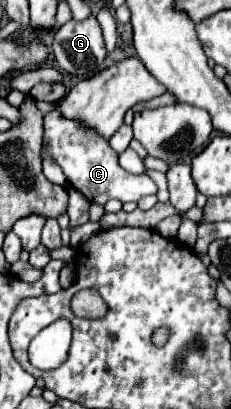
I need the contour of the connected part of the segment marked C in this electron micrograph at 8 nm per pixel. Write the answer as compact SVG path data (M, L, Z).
M45 115L43 151L49 151L49 155L53 155L55 163L63 169L67 181L77 191L81 191L89 203L105 205L109 199L121 199L122 203L137 203L141 197L157 193L157 185L149 175L127 173L119 165L117 153L109 147L109 143L105 143L103 139L97 139L97 135L93 135L91 131L81 131L77 123L69 123L69 119L61 119L61 115Z

